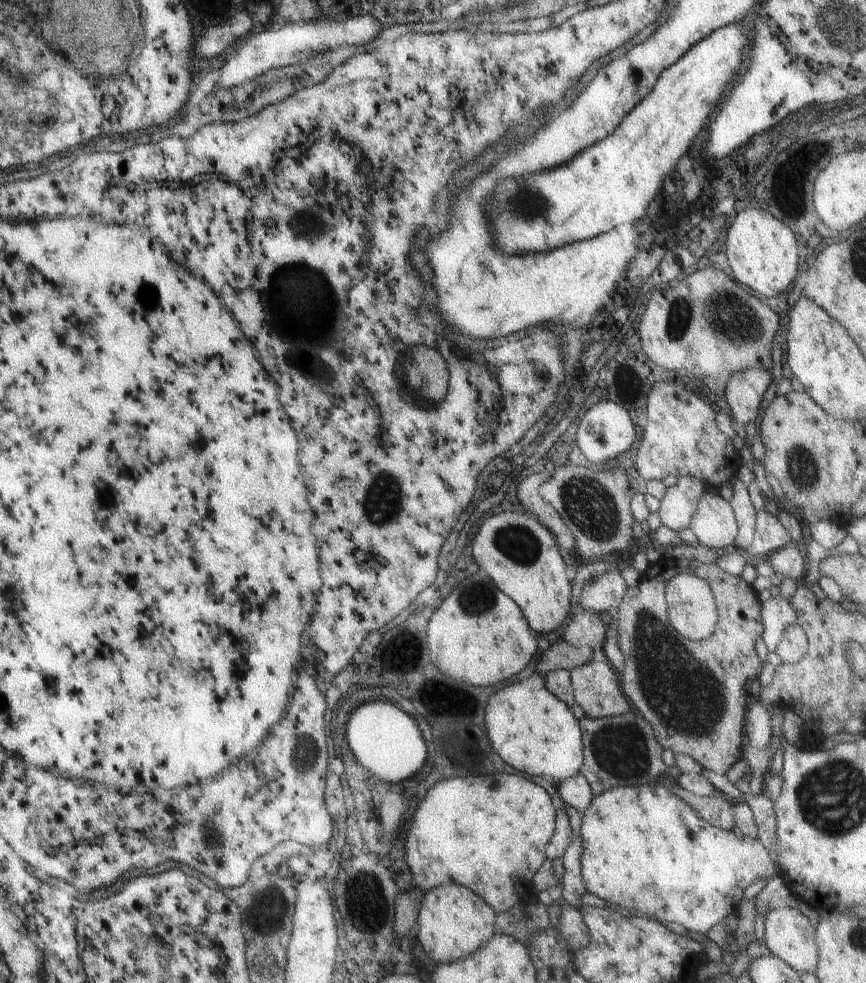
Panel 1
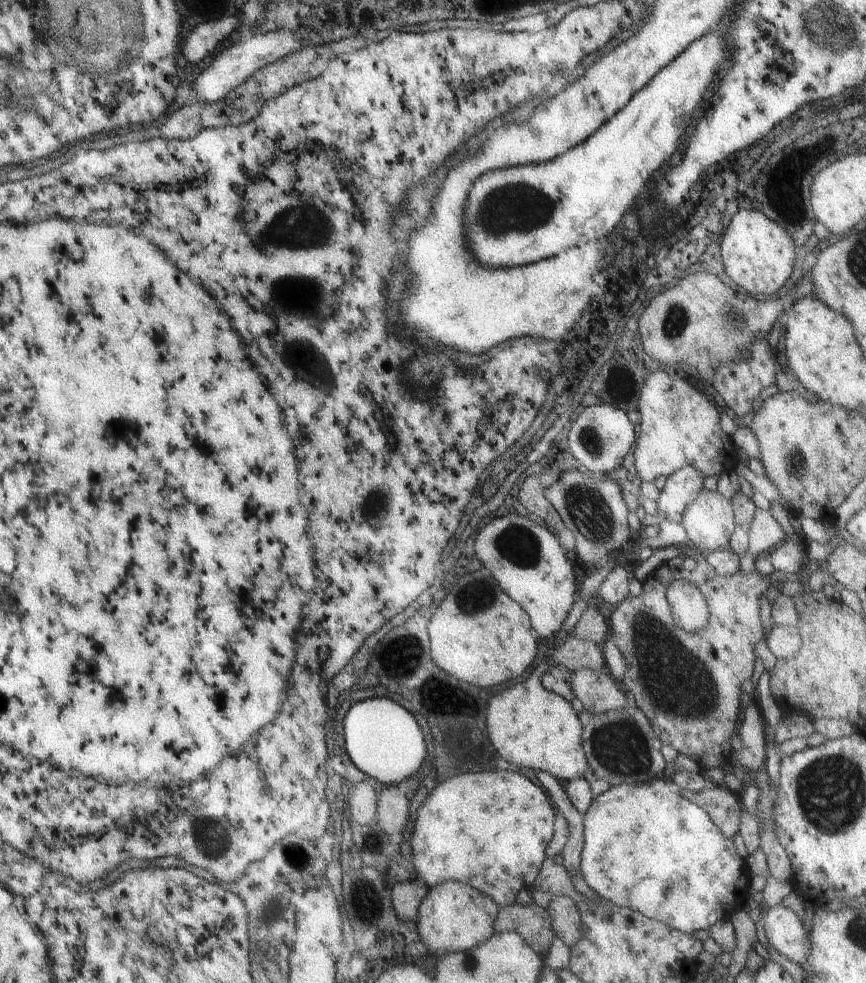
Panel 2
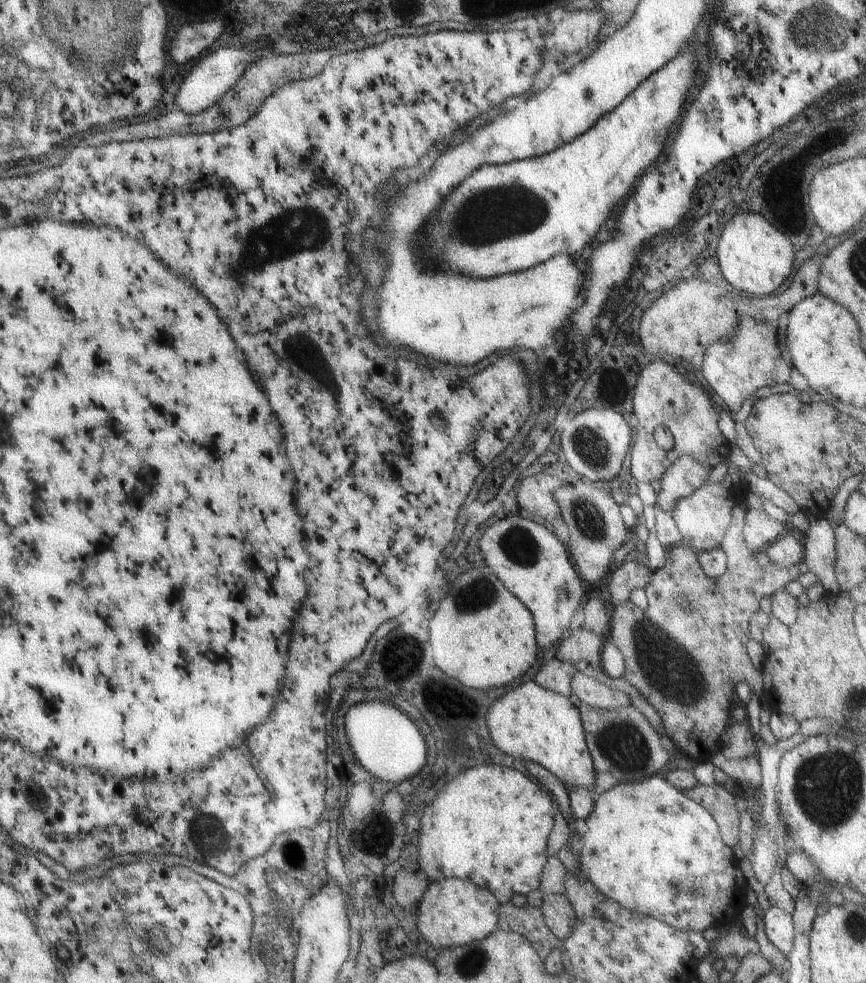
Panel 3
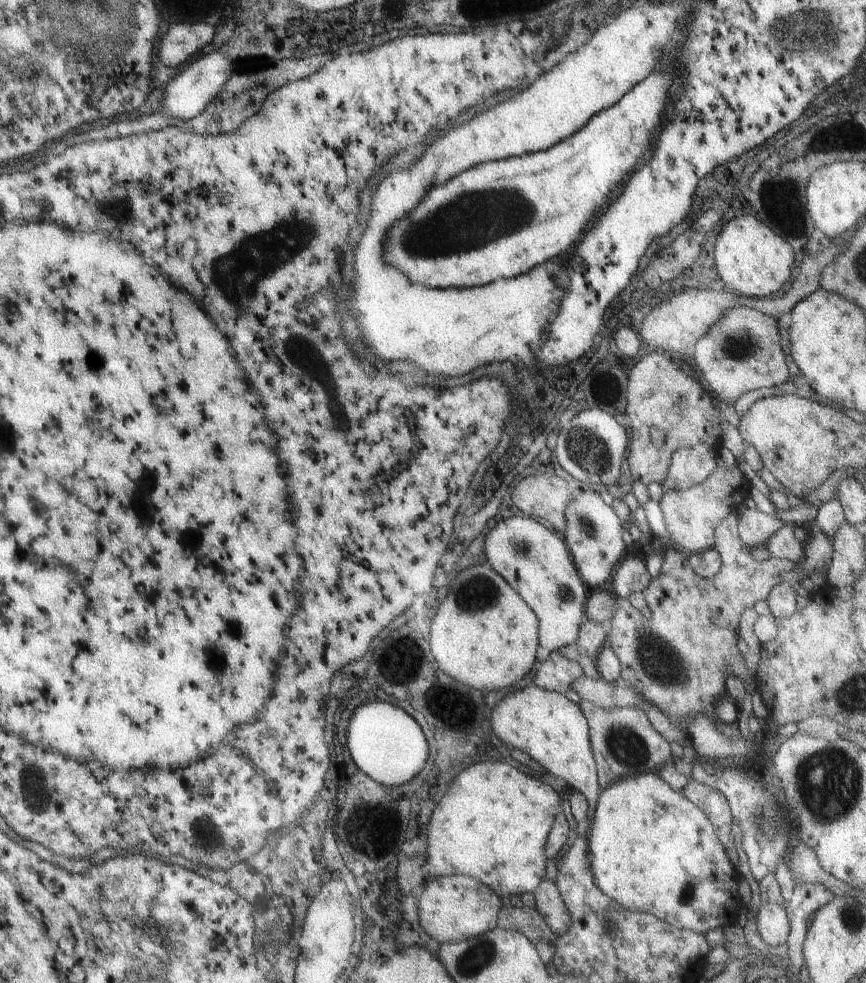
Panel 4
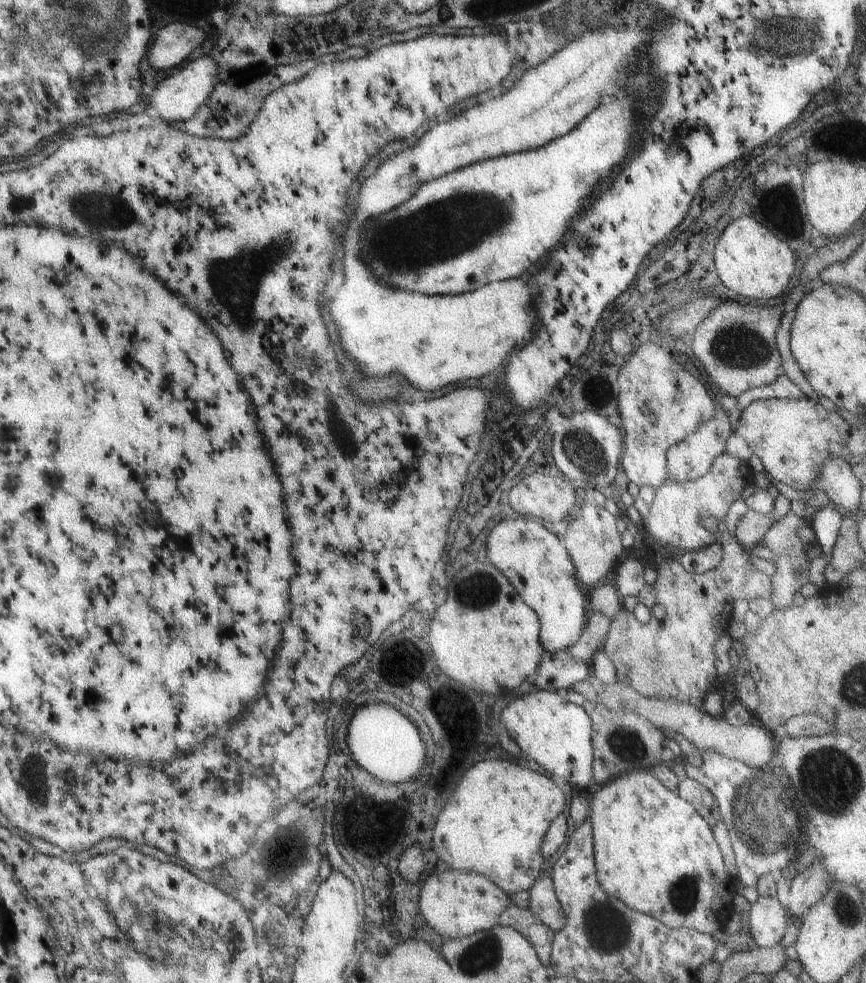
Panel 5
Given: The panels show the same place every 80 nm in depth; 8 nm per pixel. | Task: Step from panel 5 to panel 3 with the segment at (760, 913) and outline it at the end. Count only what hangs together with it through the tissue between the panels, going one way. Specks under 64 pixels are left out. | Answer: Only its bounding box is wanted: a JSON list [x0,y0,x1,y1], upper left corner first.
[761,905,794,955]

